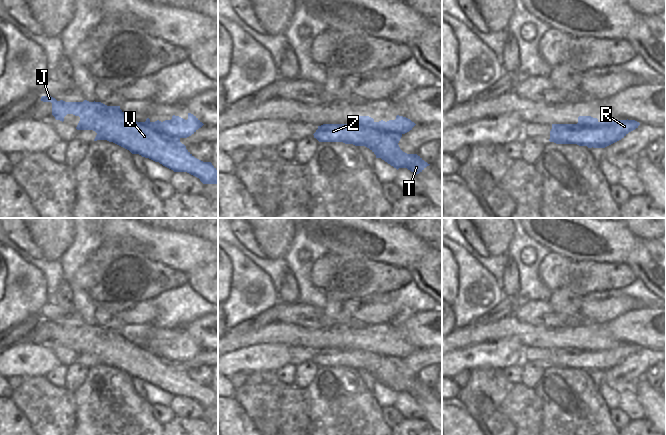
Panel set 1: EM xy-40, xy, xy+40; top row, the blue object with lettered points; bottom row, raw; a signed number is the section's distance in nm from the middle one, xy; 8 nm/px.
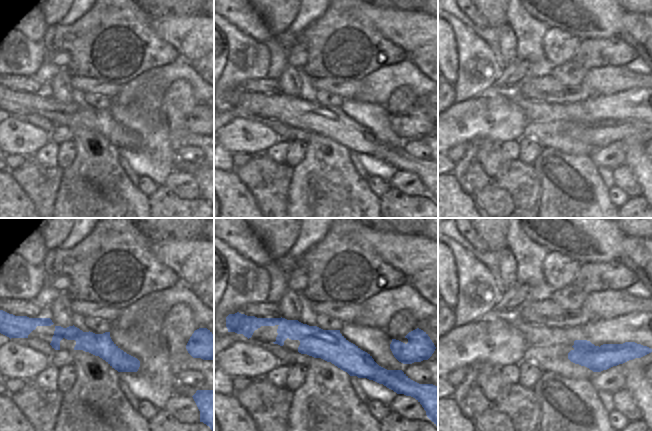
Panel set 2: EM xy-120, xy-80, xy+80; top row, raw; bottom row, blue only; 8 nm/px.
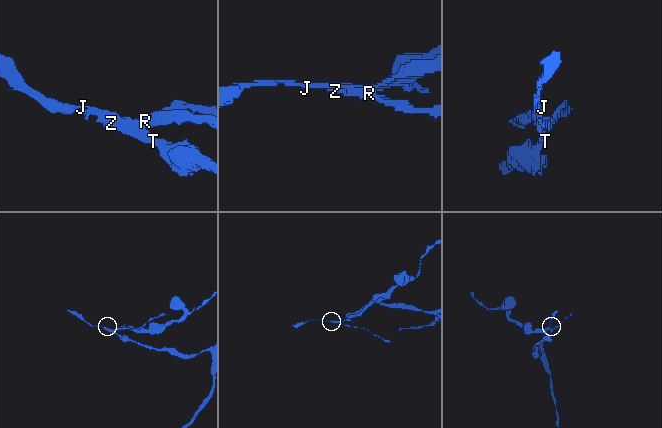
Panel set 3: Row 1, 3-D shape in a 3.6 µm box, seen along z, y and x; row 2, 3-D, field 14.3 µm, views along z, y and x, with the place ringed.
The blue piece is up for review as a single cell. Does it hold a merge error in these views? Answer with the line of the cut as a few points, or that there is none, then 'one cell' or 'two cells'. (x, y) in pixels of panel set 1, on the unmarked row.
cut xy-40 (149, 346), (155, 353), (167, 361), (177, 361), (179, 363); two cells

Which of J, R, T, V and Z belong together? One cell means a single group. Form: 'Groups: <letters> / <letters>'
Groups: J T V Z / R

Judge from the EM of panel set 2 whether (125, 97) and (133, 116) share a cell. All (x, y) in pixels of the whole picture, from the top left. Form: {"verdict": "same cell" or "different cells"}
{"verdict": "different cells"}

